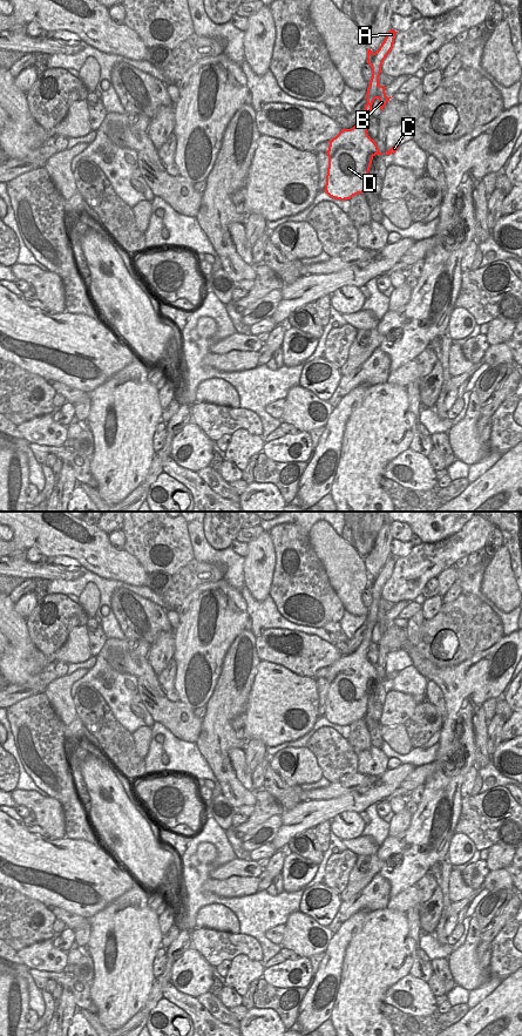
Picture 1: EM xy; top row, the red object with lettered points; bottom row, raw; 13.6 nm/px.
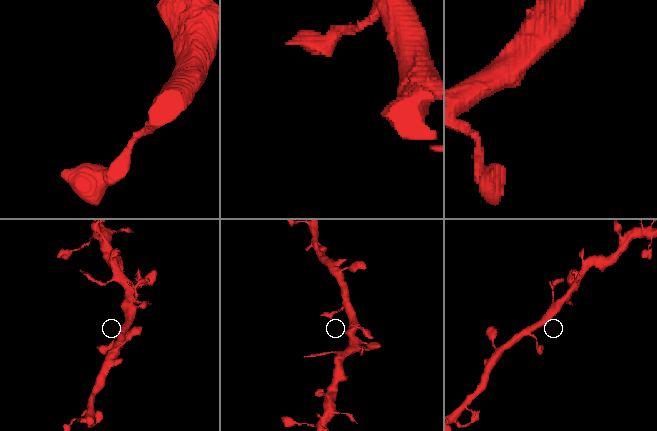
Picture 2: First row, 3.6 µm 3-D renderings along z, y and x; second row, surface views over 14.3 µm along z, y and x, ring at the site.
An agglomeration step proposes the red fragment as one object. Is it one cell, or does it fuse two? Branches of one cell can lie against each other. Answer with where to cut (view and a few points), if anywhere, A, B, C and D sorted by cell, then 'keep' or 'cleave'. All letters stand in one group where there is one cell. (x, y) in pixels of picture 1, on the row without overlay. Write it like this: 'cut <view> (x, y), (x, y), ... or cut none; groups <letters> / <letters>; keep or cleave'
cut none; groups A B C D; keep

